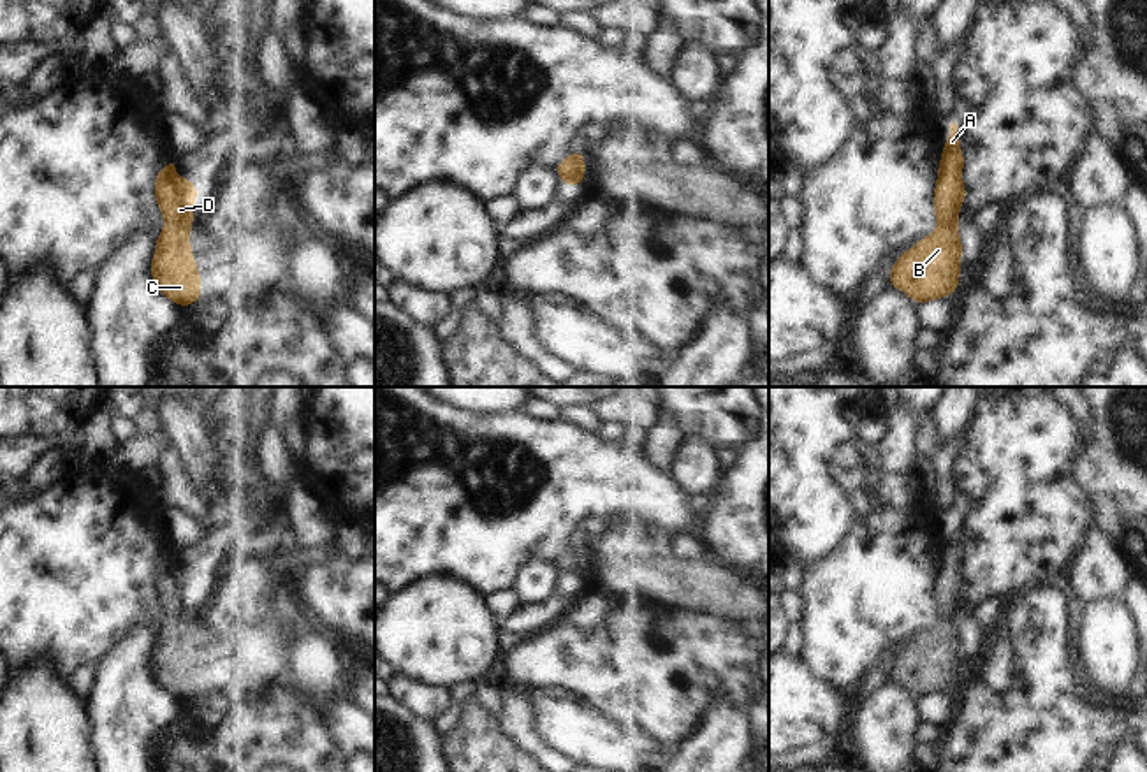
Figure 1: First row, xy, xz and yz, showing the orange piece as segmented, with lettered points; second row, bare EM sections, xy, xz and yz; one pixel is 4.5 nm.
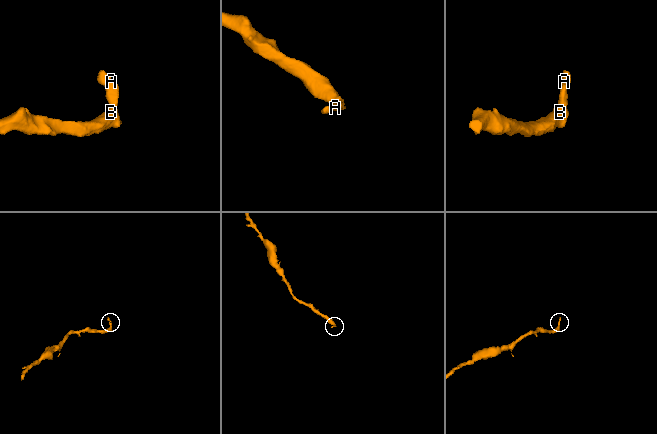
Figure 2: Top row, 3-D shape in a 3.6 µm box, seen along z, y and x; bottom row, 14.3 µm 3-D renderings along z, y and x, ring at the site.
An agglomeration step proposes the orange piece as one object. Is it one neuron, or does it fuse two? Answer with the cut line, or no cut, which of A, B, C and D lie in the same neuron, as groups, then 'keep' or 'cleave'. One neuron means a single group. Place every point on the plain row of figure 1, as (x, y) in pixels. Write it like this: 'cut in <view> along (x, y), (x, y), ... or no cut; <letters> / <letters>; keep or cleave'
no cut; A B C D; keep

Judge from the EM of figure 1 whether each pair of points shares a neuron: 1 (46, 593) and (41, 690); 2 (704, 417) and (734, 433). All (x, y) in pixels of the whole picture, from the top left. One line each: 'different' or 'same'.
1: different
2: same

